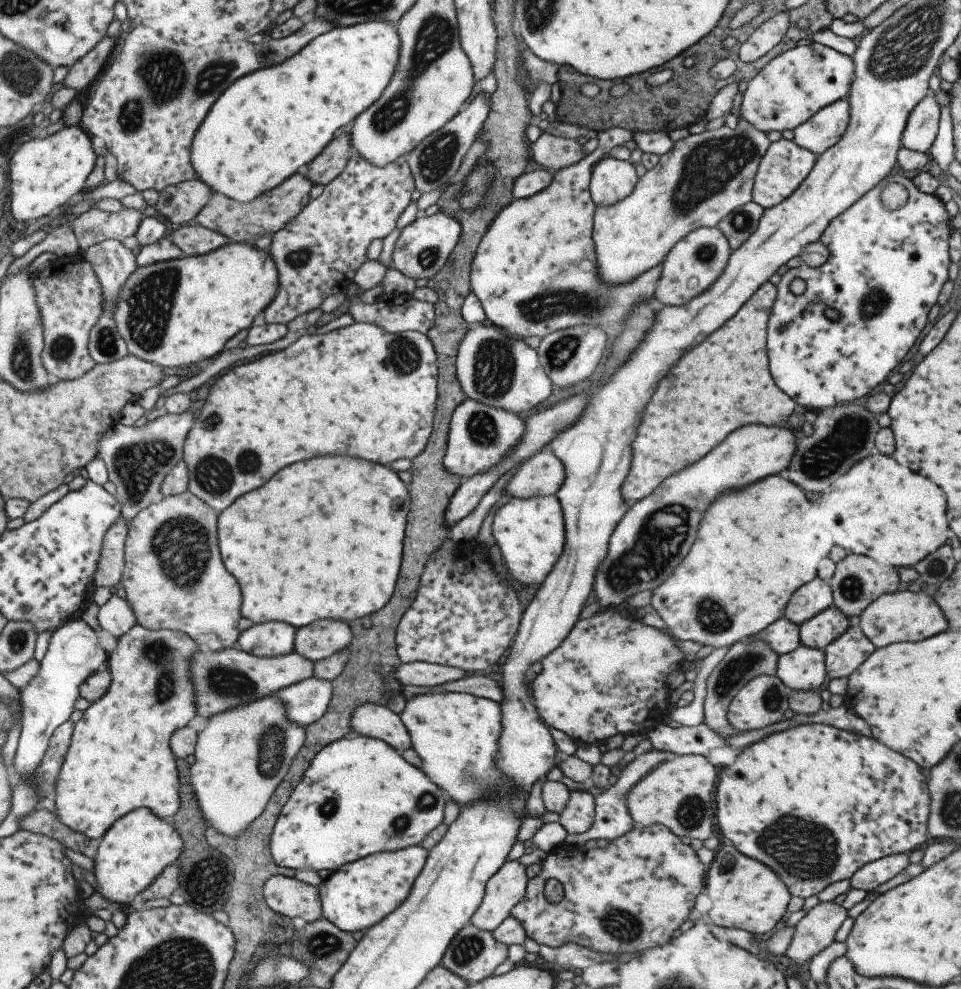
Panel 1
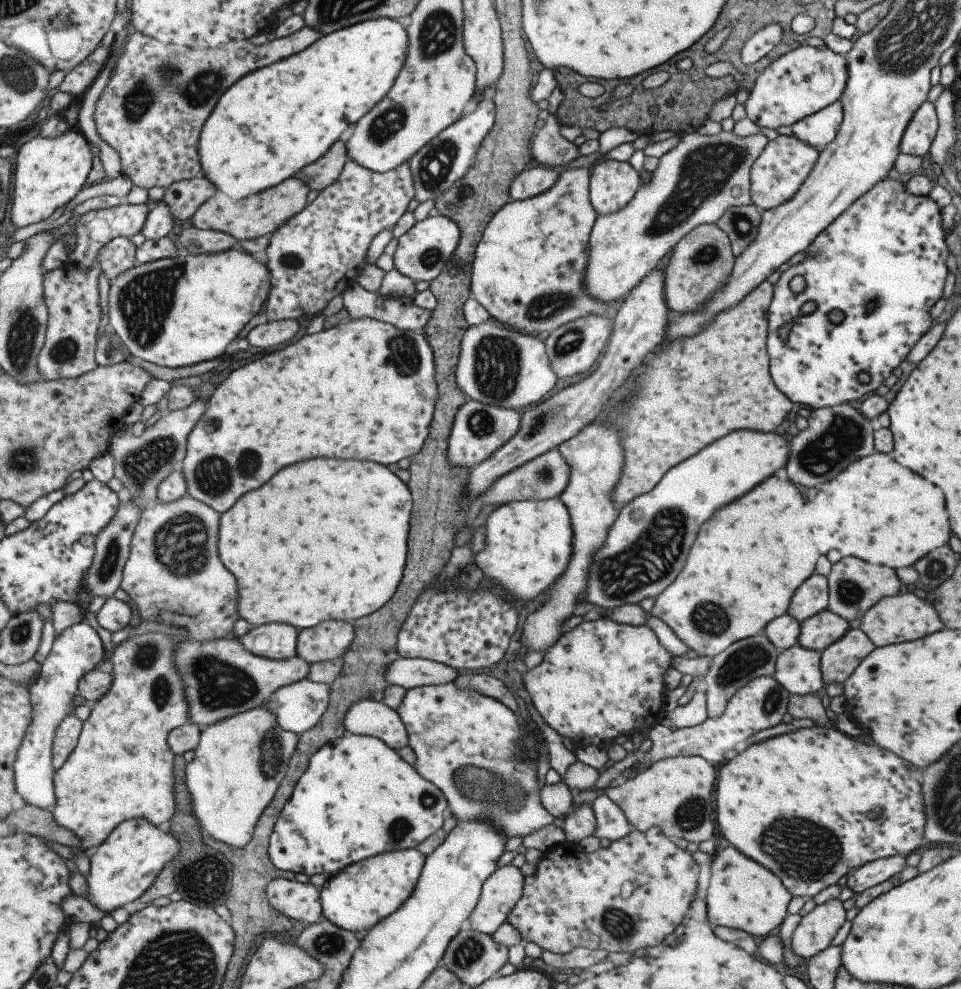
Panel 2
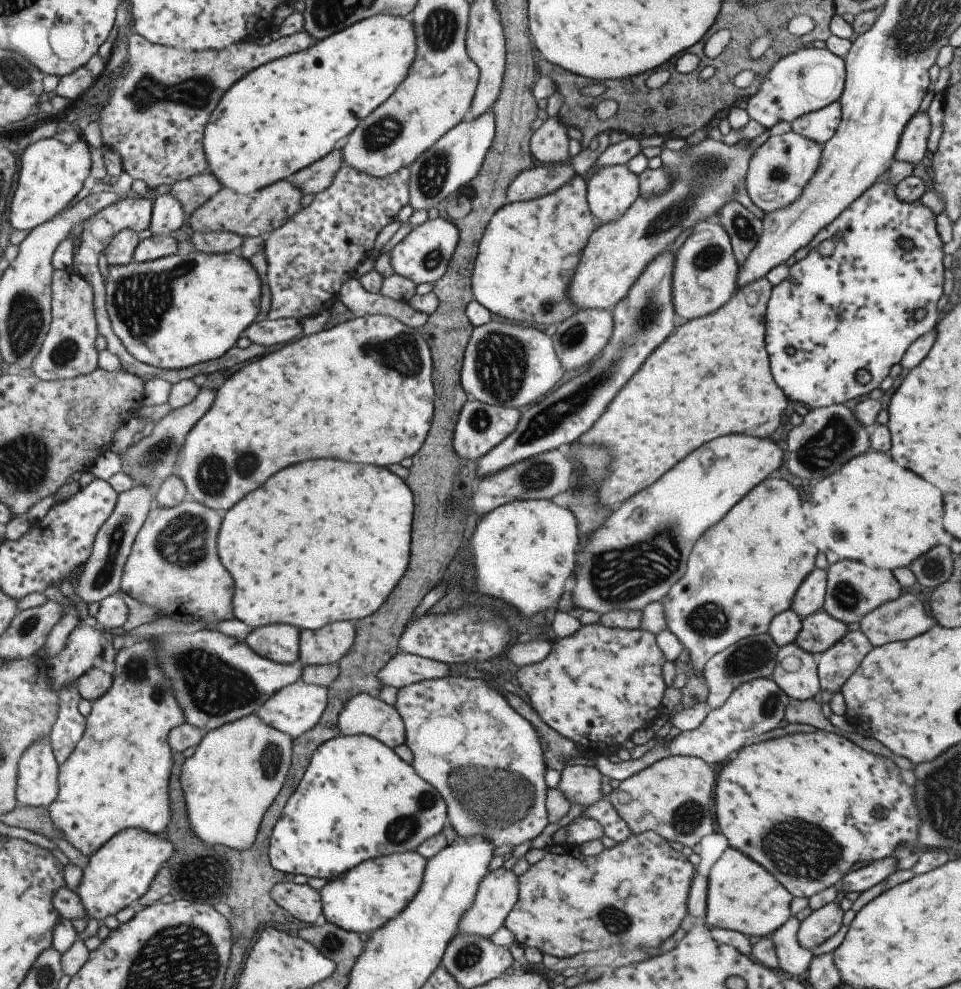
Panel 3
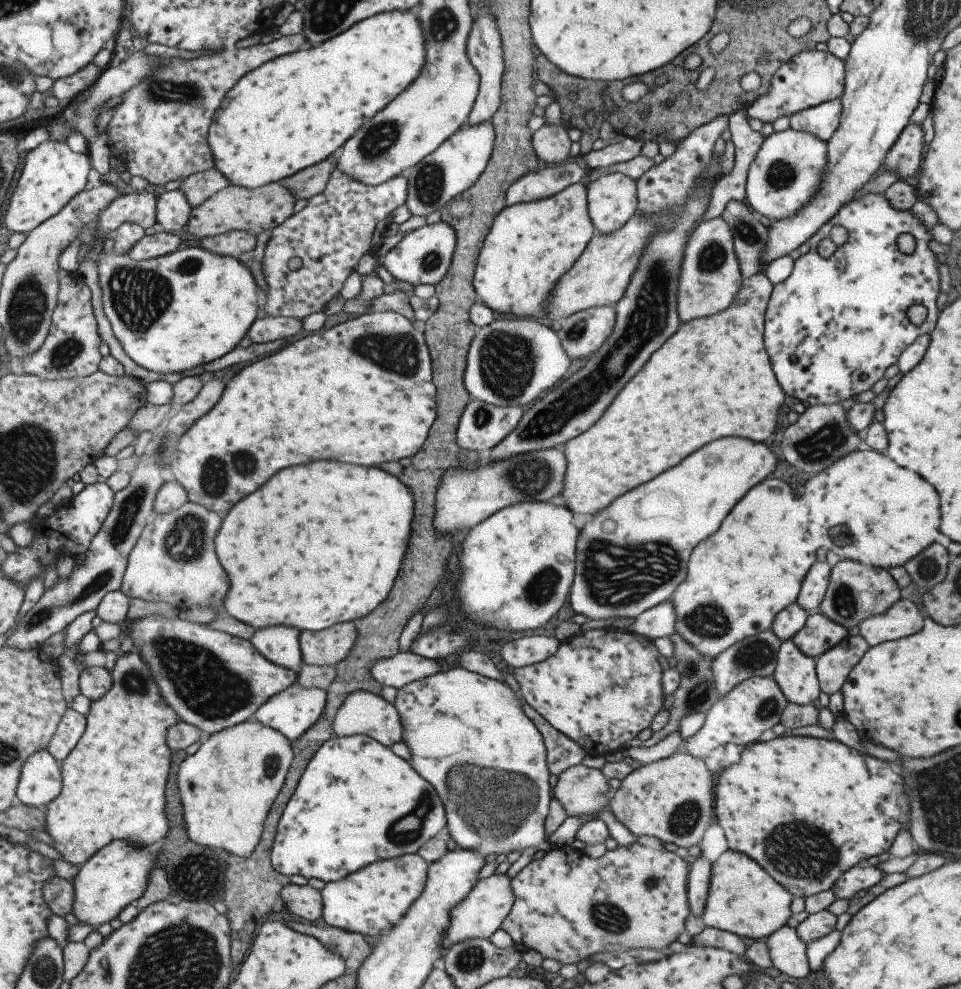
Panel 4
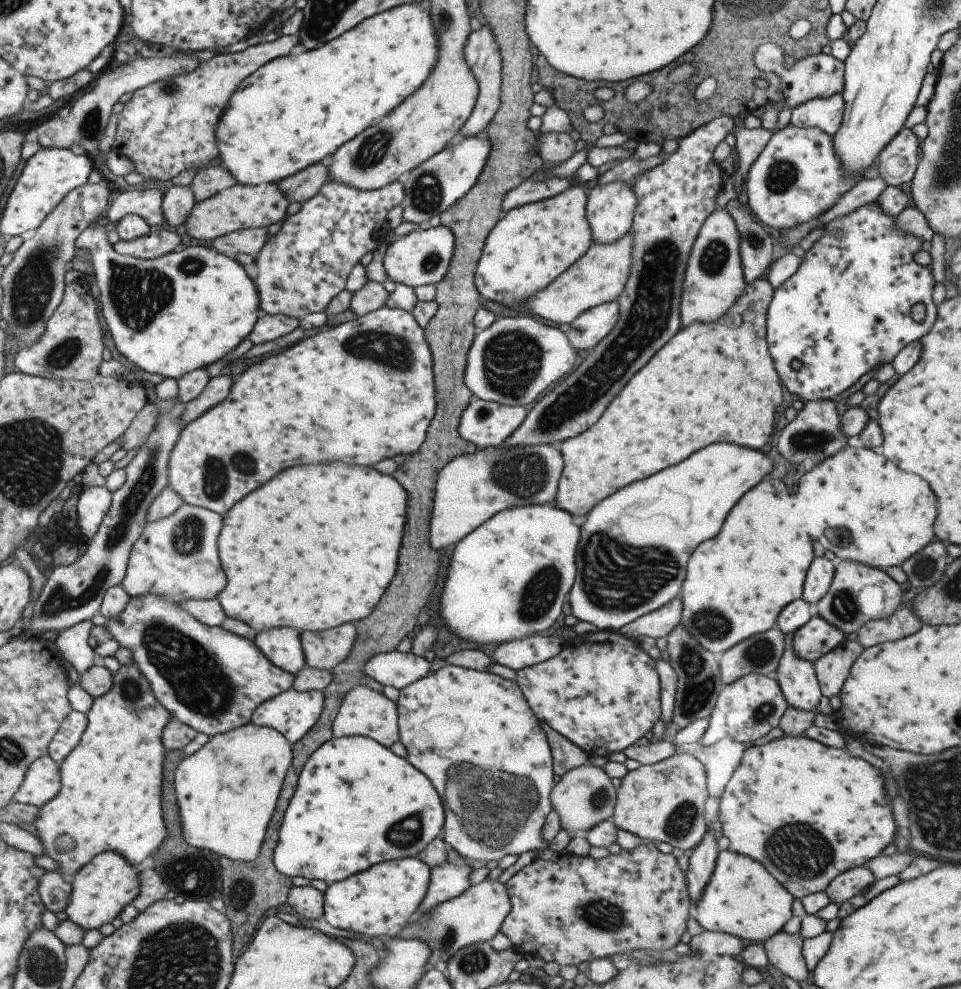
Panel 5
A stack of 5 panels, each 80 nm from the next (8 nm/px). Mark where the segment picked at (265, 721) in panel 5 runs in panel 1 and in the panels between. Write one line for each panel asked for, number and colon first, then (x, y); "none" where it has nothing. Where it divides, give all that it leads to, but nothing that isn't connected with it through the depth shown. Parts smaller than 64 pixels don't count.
1: (307, 702)
2: (299, 707)
3: (295, 709)
4: (294, 711)

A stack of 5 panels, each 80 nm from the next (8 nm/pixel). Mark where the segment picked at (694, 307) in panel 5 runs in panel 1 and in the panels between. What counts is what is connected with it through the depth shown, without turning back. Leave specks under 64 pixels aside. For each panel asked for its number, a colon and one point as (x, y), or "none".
1: (694, 263)
2: (700, 263)
3: (703, 278)
4: (708, 278)

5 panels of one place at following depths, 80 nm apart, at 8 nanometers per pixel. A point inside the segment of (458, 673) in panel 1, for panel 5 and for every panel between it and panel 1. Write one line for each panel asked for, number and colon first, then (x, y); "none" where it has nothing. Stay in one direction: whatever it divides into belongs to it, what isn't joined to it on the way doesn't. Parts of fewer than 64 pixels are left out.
2: (407, 674)
3: (403, 670)
4: (403, 667)
5: (397, 669)

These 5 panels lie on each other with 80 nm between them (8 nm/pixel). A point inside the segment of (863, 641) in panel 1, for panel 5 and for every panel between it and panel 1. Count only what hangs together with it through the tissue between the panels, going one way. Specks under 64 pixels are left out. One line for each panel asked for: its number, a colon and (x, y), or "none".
2: (837, 662)
3: (834, 665)
4: (832, 667)
5: (831, 669)

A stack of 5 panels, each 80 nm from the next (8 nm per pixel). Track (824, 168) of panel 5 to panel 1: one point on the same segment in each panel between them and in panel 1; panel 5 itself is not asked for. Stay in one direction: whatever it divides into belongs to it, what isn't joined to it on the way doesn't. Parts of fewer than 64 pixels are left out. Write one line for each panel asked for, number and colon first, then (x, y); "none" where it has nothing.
1: (782, 168)
2: (784, 163)
3: (777, 171)
4: (784, 174)

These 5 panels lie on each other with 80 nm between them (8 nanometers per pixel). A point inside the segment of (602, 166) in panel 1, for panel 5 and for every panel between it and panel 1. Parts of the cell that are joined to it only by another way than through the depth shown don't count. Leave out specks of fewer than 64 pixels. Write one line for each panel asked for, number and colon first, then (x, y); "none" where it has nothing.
2: (612, 184)
3: (610, 190)
4: (611, 198)
5: (609, 208)

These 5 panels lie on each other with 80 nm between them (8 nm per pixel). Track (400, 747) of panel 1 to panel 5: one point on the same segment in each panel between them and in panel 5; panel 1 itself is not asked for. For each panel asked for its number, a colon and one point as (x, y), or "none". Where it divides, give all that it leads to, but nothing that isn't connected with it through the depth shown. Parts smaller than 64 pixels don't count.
2: (370, 717)
3: (364, 714)
4: (364, 713)
5: (366, 711)

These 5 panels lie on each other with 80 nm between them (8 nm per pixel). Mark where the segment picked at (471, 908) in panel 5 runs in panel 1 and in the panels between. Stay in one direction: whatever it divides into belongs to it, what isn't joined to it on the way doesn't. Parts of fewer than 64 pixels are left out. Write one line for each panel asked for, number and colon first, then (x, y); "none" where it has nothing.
1: (506, 887)
2: (499, 892)
3: (496, 894)
4: (481, 912)

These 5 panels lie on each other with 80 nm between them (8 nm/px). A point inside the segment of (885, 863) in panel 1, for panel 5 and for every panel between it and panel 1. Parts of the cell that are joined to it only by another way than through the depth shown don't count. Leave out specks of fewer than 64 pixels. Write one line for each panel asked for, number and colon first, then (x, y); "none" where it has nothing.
2: (872, 874)
3: (869, 875)
4: (856, 879)
5: (845, 885)

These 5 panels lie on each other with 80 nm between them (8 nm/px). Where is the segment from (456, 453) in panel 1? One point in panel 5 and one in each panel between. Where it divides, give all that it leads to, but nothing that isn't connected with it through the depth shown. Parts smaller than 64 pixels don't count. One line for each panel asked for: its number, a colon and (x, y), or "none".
2: (478, 430)
3: (479, 427)
4: (481, 426)
5: (485, 424)

